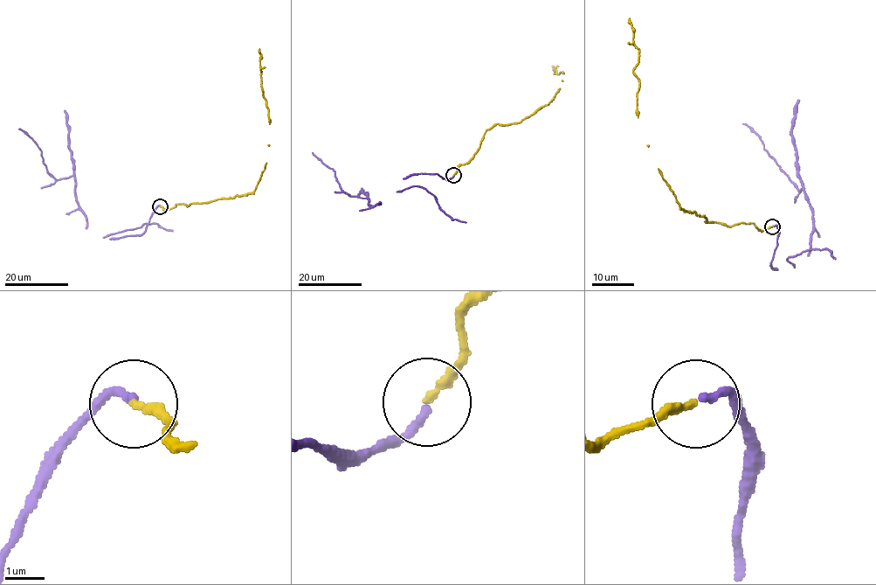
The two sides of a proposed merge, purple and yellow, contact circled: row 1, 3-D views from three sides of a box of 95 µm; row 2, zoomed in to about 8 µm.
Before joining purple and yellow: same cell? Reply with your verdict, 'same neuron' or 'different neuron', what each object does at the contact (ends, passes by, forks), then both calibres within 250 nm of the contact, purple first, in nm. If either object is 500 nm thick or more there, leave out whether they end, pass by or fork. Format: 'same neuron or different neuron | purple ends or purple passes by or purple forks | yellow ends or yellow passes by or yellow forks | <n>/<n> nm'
same neuron | purple ends | yellow ends | 220/200 nm

